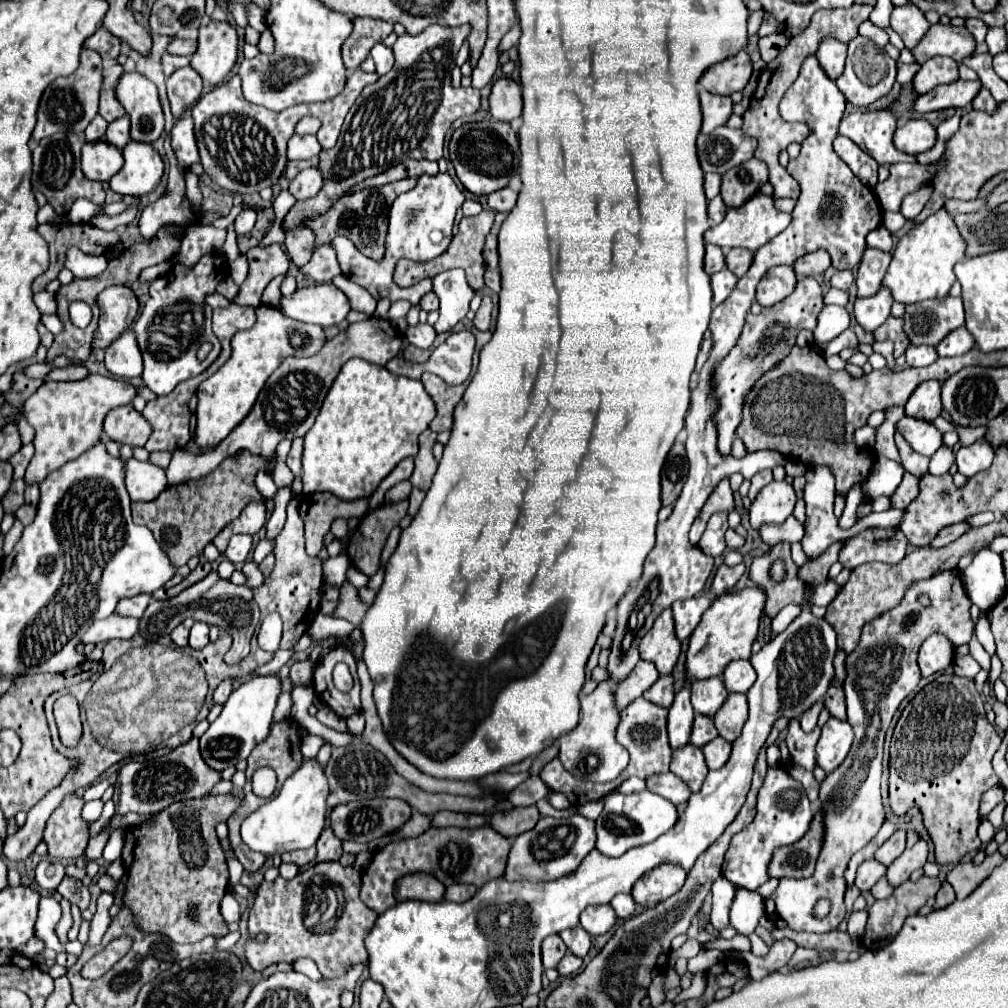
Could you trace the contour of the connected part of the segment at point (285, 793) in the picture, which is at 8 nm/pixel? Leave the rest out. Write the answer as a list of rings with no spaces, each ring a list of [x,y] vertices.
[[[306,759],[304,765],[284,781],[276,797],[272,797],[242,821],[240,833],[244,843],[252,851],[258,851],[266,857],[312,847],[324,829],[326,797],[328,781],[324,777],[324,769],[316,765],[316,759]]]

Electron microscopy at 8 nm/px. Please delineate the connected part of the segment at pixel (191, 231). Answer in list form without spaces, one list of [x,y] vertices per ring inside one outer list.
[[[190,225],[184,231],[186,233],[182,237],[182,247],[174,261],[182,263],[186,267],[196,265],[204,253],[222,249],[222,245],[226,241],[226,231],[214,229],[210,225]]]

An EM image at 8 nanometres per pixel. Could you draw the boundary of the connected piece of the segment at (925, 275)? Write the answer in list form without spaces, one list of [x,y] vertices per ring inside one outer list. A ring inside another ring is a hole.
[[[940,209],[938,213],[930,215],[924,223],[912,227],[900,239],[882,283],[892,291],[894,301],[900,301],[904,305],[924,299],[944,297],[948,295],[950,287],[956,281],[954,265],[964,257],[966,257],[966,241],[958,233],[948,211]]]

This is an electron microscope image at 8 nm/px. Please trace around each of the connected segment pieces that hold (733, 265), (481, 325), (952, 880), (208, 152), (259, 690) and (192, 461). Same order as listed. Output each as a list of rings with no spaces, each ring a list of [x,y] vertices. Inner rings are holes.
[[[730,249],[726,255],[726,267],[736,277],[744,277],[746,271],[750,269],[752,261],[754,261],[754,253],[748,253],[746,249]]]
[[[488,295],[482,297],[482,305],[480,309],[476,311],[476,317],[474,317],[474,327],[478,331],[488,331],[490,327],[490,313],[492,313],[492,301]]]
[[[996,851],[992,855],[986,855],[986,859],[980,865],[974,865],[972,861],[958,863],[950,873],[948,873],[948,883],[956,891],[956,899],[968,897],[990,873],[994,867],[998,867],[1004,861],[1004,857]]]
[[[356,69],[348,79],[344,91],[332,101],[294,105],[280,113],[274,113],[264,107],[248,103],[240,89],[240,77],[238,75],[230,77],[228,81],[214,87],[210,93],[202,95],[198,103],[192,107],[194,131],[196,131],[196,141],[198,141],[204,171],[210,175],[210,179],[216,185],[240,195],[260,193],[260,189],[272,187],[274,183],[278,183],[280,175],[284,173],[286,143],[292,137],[296,123],[304,115],[318,115],[318,119],[322,121],[322,127],[318,131],[320,145],[328,145],[328,143],[336,145],[340,127],[344,123],[348,109],[354,105],[362,89],[376,81],[378,81],[376,73],[366,73],[362,69]],[[328,135],[334,135],[334,141],[328,141]]]
[[[278,671],[242,683],[230,695],[218,719],[200,737],[200,753],[206,765],[216,771],[222,771],[226,767],[236,765],[242,759],[248,759],[252,749],[262,741],[266,741],[270,735],[270,727],[274,723],[274,709],[280,693],[282,693],[282,677]]]
[[[368,317],[366,321],[348,325],[334,339],[326,341],[320,353],[312,357],[302,357],[302,359],[298,357],[284,359],[282,365],[268,377],[266,385],[262,387],[246,419],[240,425],[236,425],[236,429],[214,451],[204,455],[194,455],[190,451],[172,453],[172,461],[168,465],[168,483],[174,485],[174,483],[184,483],[188,479],[198,479],[208,475],[212,469],[216,469],[216,465],[224,461],[224,453],[234,455],[238,451],[250,451],[252,455],[260,455],[266,461],[272,461],[276,455],[276,447],[282,439],[304,437],[310,431],[328,389],[332,387],[336,375],[340,373],[342,365],[348,359],[360,357],[364,361],[384,367],[392,357],[396,357],[396,353],[400,351],[400,343],[402,343],[402,335],[396,327],[392,327],[388,319]]]

